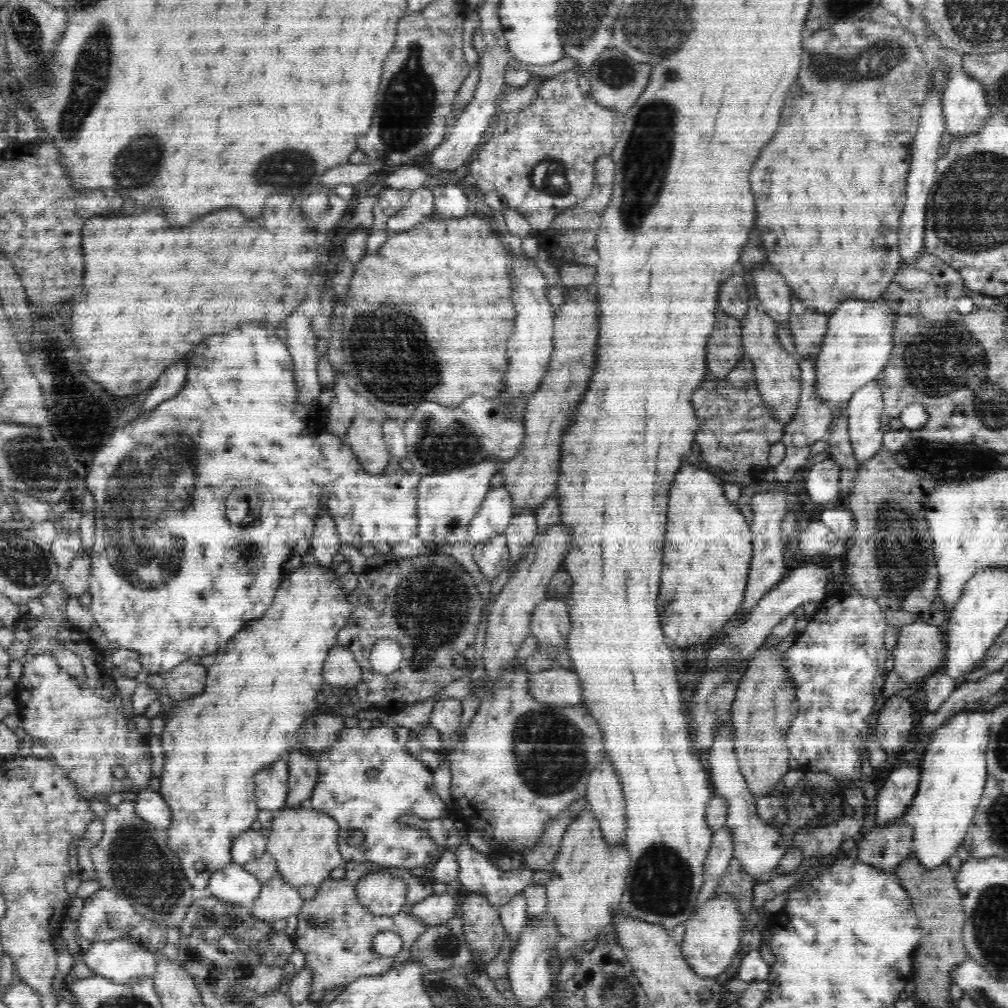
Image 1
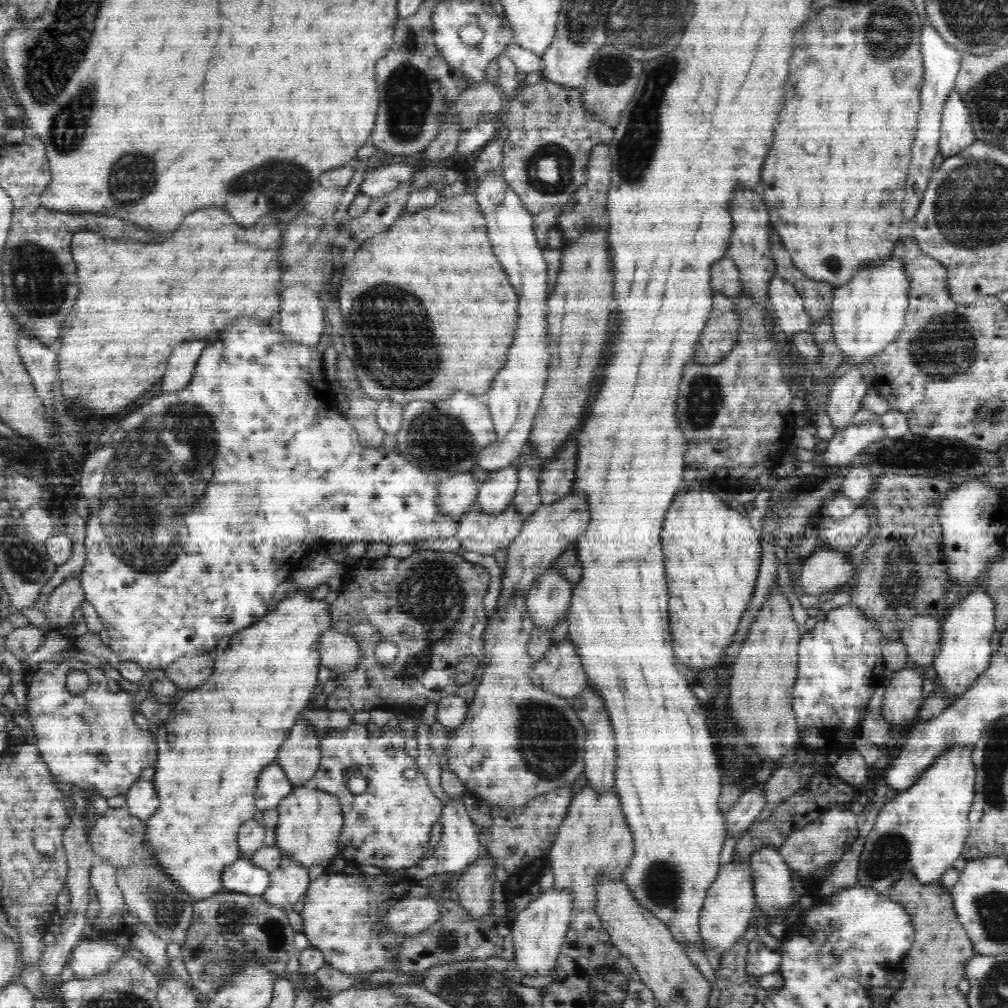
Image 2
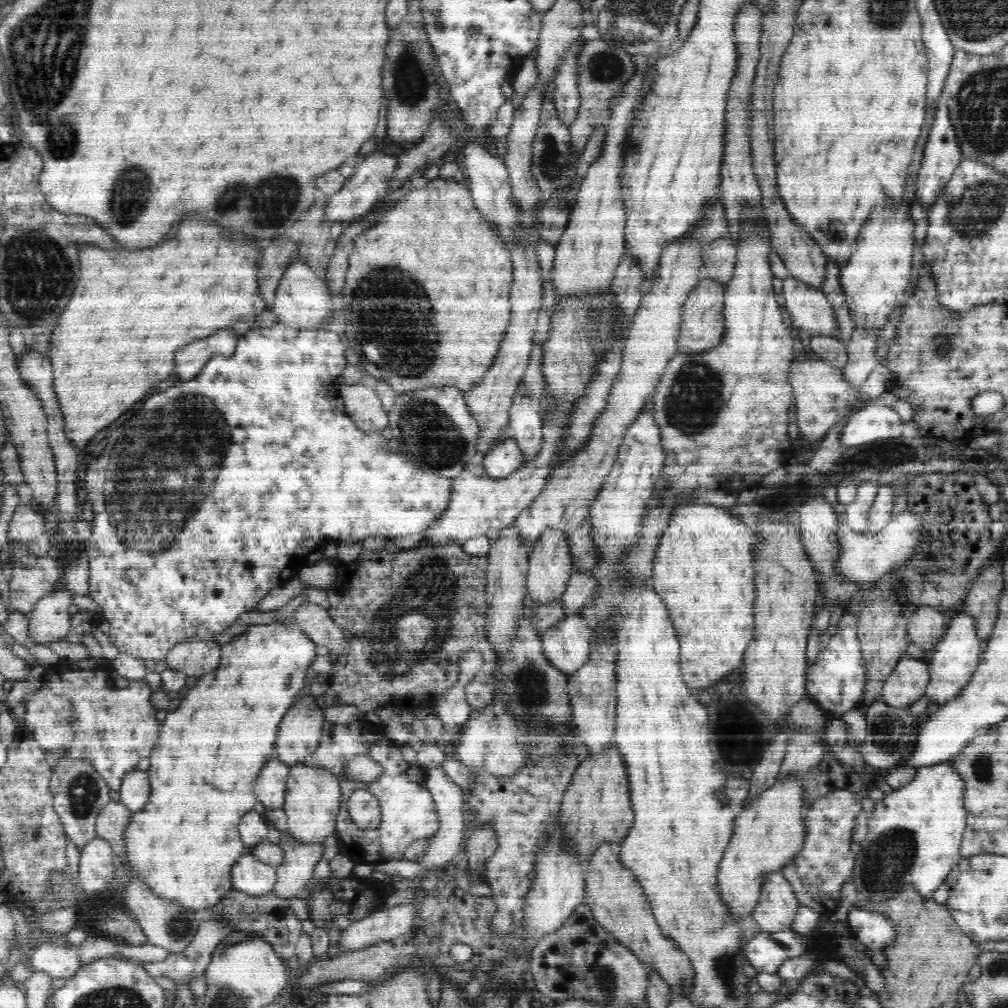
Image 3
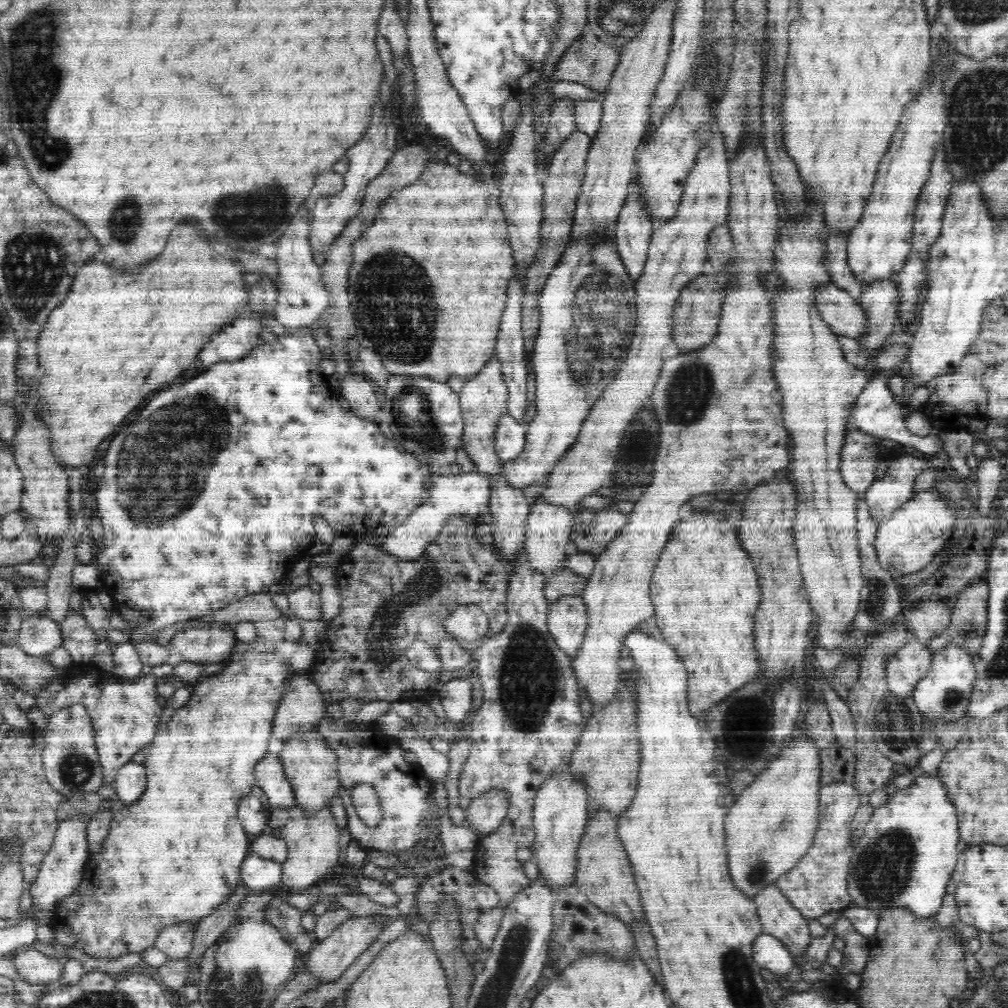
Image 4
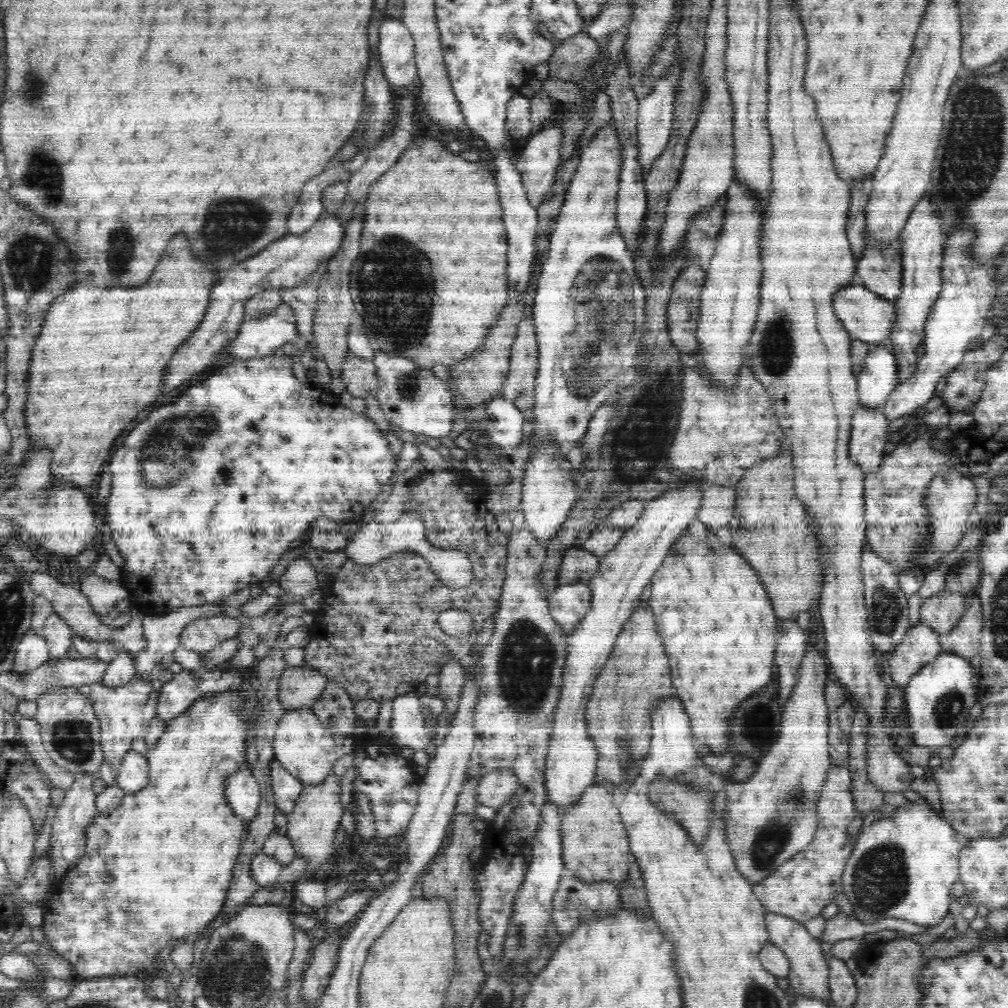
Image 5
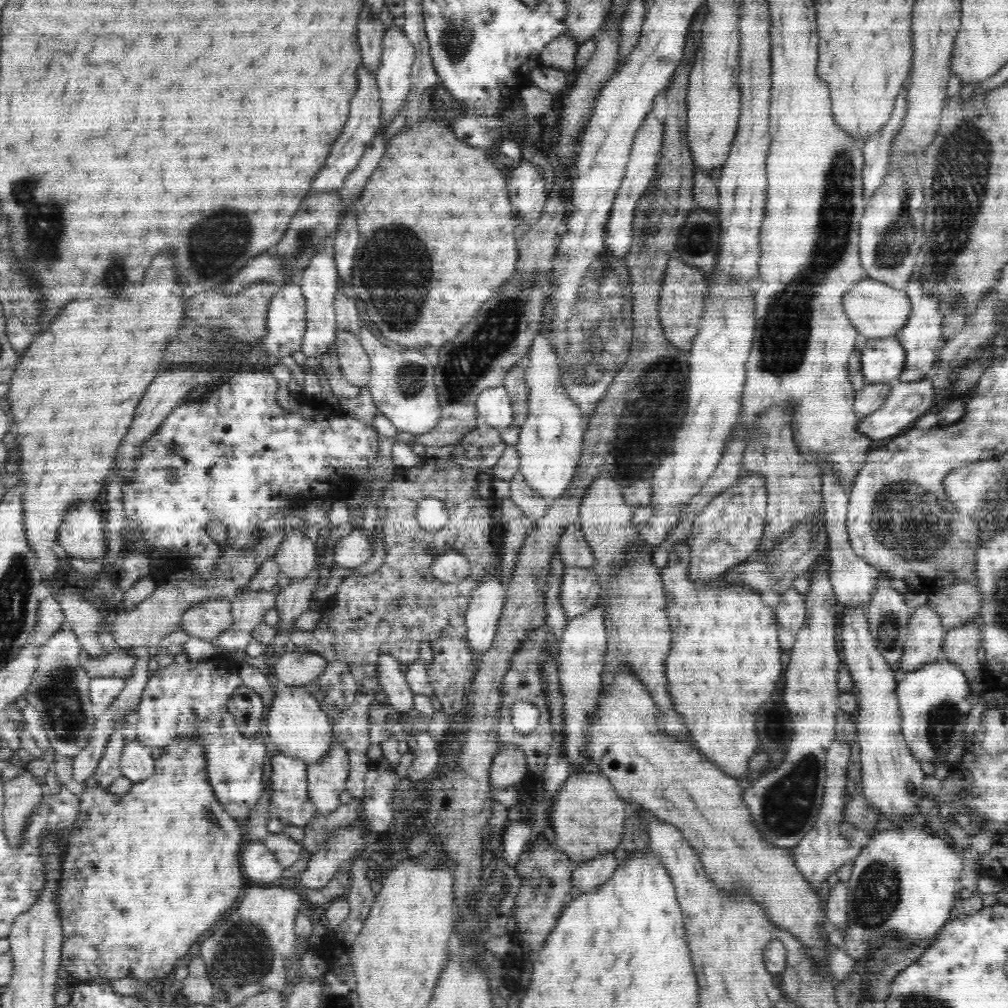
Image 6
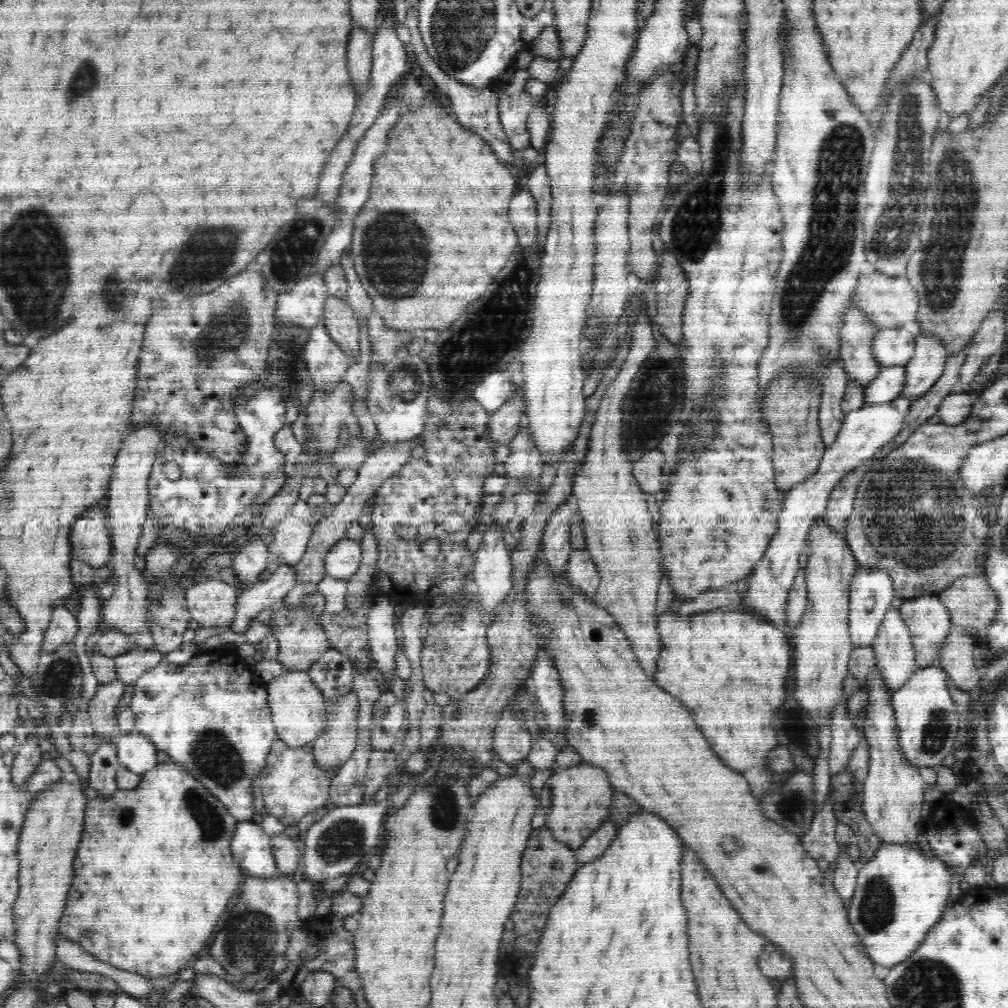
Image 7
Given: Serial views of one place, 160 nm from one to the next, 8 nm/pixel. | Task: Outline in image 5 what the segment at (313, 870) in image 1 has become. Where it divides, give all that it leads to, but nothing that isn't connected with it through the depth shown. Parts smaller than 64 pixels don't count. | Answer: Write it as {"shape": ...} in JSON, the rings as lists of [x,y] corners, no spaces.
{"shape":[[[288,708],[278,720],[278,728],[274,734],[275,758],[288,773],[298,776],[302,785],[318,785],[333,772],[334,765],[346,754],[352,754],[357,738],[351,736],[333,736],[336,746],[332,752],[326,752],[322,747],[322,738],[327,734],[325,724],[310,708]]]}

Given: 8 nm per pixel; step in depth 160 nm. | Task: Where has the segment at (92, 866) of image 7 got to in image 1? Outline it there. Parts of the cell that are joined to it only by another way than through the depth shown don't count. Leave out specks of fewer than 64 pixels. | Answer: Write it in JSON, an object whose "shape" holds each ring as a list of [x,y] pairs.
{"shape":[[[320,563],[302,565],[289,574],[285,574],[280,588],[276,591],[273,603],[268,611],[260,618],[254,619],[252,622],[246,624],[240,632],[234,635],[234,640],[229,640],[226,643],[226,648],[218,654],[216,658],[216,666],[210,666],[208,670],[208,684],[204,688],[204,692],[192,700],[182,700],[182,702],[171,703],[165,710],[167,720],[162,731],[162,748],[166,754],[166,762],[164,762],[164,772],[162,772],[162,788],[160,794],[164,796],[164,800],[168,802],[170,810],[172,810],[172,822],[170,830],[165,832],[169,839],[168,847],[178,855],[180,863],[182,863],[182,870],[188,883],[192,885],[195,890],[203,890],[208,888],[210,877],[214,871],[224,868],[231,863],[234,840],[240,834],[252,827],[252,824],[257,820],[259,808],[254,800],[254,774],[260,772],[262,768],[266,768],[268,764],[285,759],[284,752],[290,750],[290,744],[294,744],[294,734],[298,732],[298,728],[302,726],[302,722],[306,718],[312,716],[319,707],[316,696],[322,688],[323,681],[323,664],[326,660],[327,653],[330,648],[334,648],[337,644],[337,636],[340,630],[346,626],[347,617],[350,616],[351,606],[350,601],[346,599],[346,592],[344,587],[340,585],[340,577],[336,577],[331,568],[326,568]]]}

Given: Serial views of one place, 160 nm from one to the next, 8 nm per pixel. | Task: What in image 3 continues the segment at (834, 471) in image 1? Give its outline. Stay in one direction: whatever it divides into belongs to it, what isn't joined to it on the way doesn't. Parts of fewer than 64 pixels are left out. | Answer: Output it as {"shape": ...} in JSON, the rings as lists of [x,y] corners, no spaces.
{"shape":[[[880,398],[870,399],[866,406],[850,417],[839,440],[847,449],[870,441],[902,436],[903,427],[902,416],[897,410],[888,407]]]}

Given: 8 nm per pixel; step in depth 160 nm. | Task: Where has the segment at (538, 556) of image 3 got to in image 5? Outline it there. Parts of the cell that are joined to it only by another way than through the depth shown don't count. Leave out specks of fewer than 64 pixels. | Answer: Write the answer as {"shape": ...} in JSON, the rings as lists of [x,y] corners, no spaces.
{"shape":[[[544,446],[544,450],[532,458],[532,462],[527,464],[526,460],[526,478],[524,478],[524,492],[520,493],[520,501],[517,506],[525,516],[525,523],[529,525],[529,531],[537,540],[548,543],[548,540],[554,538],[554,532],[566,522],[572,506],[575,504],[576,490],[572,476],[566,472],[560,472],[556,462],[562,458],[560,448],[556,446]]]}

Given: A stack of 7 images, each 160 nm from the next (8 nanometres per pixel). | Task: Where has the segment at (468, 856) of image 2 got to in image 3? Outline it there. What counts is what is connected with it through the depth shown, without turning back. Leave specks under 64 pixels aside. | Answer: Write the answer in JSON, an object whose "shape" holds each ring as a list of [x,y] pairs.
{"shape":[[[432,768],[427,773],[427,788],[432,794],[433,802],[436,804],[438,817],[440,817],[441,827],[438,828],[435,836],[431,838],[426,853],[417,859],[409,861],[408,859],[390,860],[382,864],[376,864],[375,870],[398,878],[404,877],[419,881],[423,874],[430,869],[444,870],[460,852],[465,851],[466,836],[471,827],[465,821],[464,802],[466,802],[465,793],[446,775],[444,768]]]}

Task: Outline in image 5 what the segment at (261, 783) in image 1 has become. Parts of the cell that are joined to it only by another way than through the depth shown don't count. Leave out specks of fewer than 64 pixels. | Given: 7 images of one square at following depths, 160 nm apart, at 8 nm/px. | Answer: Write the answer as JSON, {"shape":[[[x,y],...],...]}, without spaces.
{"shape":[[[276,759],[270,764],[270,776],[277,809],[287,816],[292,814],[305,786],[302,781],[298,781],[298,776],[288,773]]]}

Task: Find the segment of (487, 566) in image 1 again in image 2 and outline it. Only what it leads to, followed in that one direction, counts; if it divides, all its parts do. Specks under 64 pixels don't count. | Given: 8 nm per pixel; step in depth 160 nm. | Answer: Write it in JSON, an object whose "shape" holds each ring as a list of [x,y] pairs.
{"shape":[[[476,501],[470,506],[466,513],[457,523],[455,536],[460,540],[461,548],[466,551],[476,552],[484,556],[495,556],[498,550],[504,550],[510,546],[510,542],[518,536],[522,530],[523,518],[521,512],[513,508],[513,504],[508,504],[502,512],[486,513],[481,511],[480,504]]]}

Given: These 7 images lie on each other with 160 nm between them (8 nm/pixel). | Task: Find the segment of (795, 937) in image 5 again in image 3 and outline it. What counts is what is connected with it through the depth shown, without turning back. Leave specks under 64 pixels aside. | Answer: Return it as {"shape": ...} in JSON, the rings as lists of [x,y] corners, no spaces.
{"shape":[[[782,871],[771,872],[762,885],[752,921],[755,927],[767,933],[789,931],[800,907],[792,885]]]}

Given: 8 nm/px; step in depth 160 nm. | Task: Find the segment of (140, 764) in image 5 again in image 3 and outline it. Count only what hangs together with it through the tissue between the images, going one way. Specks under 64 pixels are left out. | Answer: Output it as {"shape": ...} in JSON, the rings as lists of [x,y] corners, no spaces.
{"shape":[[[134,770],[124,776],[119,791],[121,802],[132,812],[140,812],[147,806],[151,794],[148,778],[147,772],[142,770]]]}

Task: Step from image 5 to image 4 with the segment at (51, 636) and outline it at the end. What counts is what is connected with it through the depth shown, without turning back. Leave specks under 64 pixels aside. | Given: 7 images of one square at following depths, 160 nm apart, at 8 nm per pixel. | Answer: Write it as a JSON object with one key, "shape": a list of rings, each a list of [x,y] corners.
{"shape":[[[69,530],[58,544],[59,557],[50,567],[49,578],[45,583],[48,602],[47,610],[50,619],[61,626],[63,618],[69,611],[70,594],[75,591],[72,587],[72,570],[77,563],[76,533]]]}

